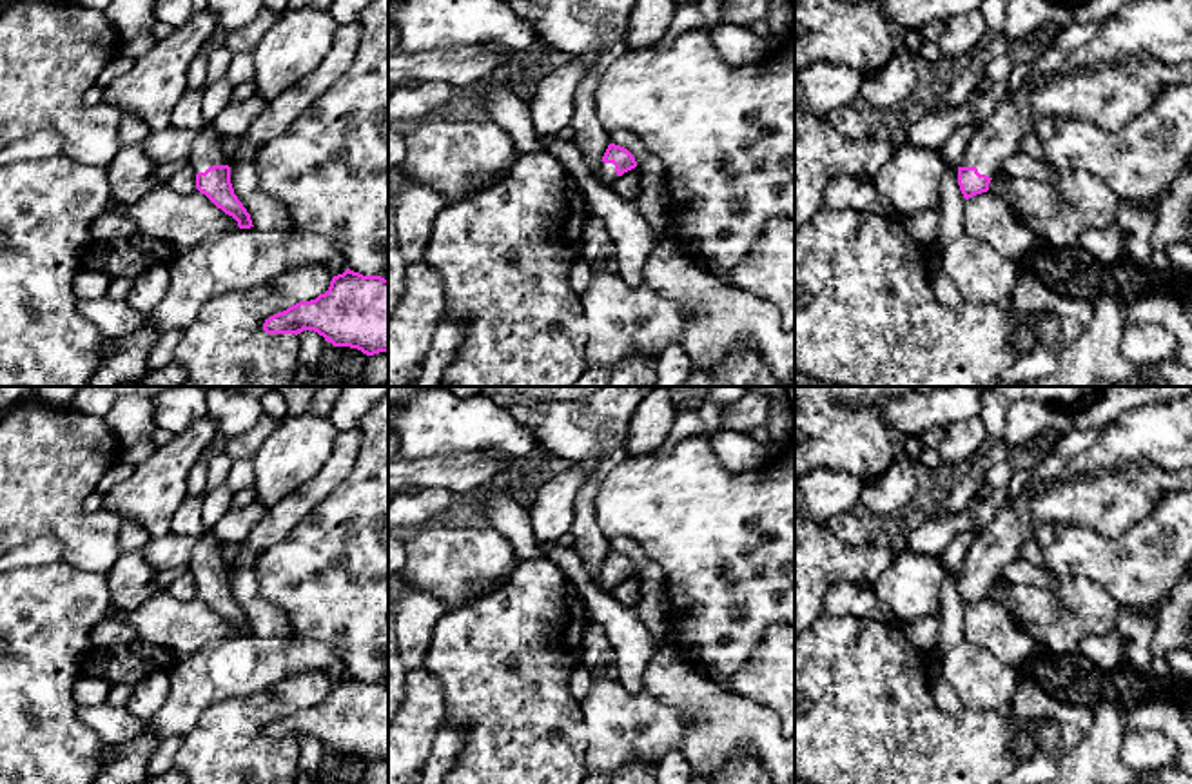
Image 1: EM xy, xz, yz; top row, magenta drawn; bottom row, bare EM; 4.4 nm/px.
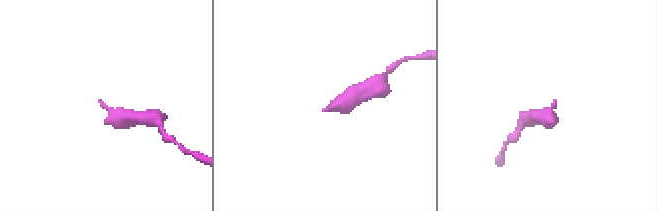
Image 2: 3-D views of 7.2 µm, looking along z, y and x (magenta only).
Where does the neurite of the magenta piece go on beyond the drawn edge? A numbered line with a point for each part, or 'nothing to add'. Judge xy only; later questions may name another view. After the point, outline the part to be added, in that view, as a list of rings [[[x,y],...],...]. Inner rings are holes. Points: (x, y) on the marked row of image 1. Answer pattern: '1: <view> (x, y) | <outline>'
1: xy (205, 151) | [[[205,123],[198,129],[198,136],[191,145],[189,162],[194,172],[205,172],[212,165],[227,165],[221,147],[220,134],[212,123]]]

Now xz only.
1: xz (606, 171) | [[[601,162],[601,165],[599,165],[599,176],[604,181],[604,185],[610,185],[610,187],[619,180],[619,176],[615,172],[615,165],[604,163],[604,162]]]

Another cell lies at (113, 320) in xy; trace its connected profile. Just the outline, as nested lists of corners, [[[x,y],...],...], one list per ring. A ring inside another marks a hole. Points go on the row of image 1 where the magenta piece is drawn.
[[[107,296],[78,299],[78,312],[85,316],[103,339],[120,339],[132,334],[143,321],[125,299],[116,301]]]

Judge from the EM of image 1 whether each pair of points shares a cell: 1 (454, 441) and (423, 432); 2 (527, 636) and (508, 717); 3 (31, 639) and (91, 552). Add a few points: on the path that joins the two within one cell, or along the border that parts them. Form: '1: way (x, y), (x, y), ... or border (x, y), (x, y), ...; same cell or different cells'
1: way (447, 434), (430, 432); same cell
2: way (521, 656), (521, 670), (510, 683), (510, 697); same cell
3: border (58, 559), (106, 576); different cells

